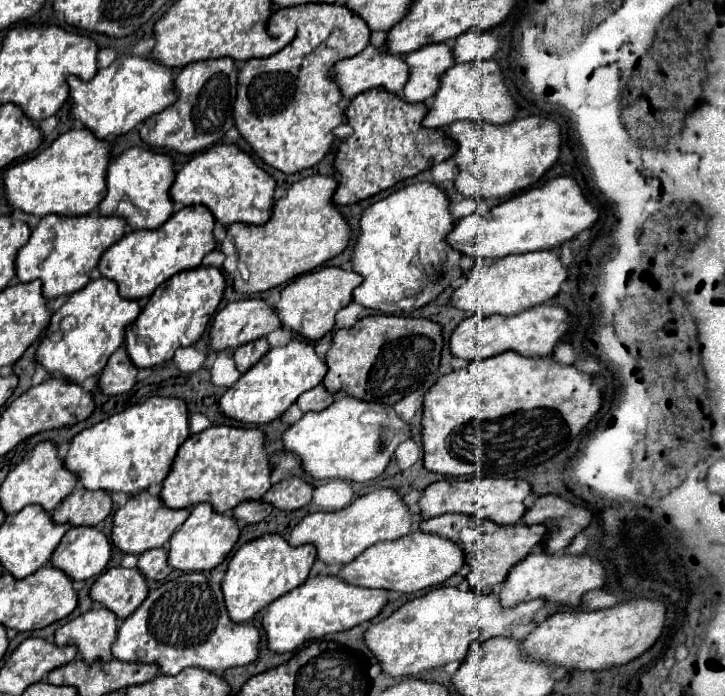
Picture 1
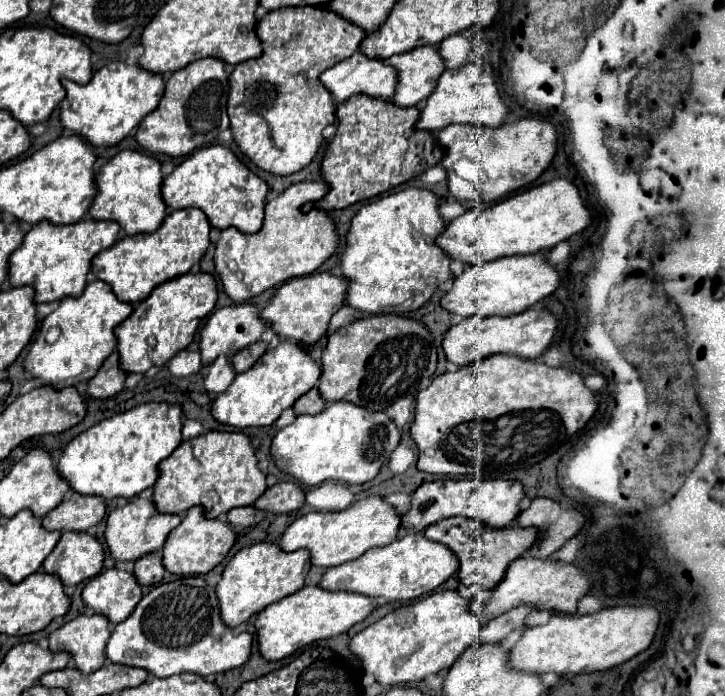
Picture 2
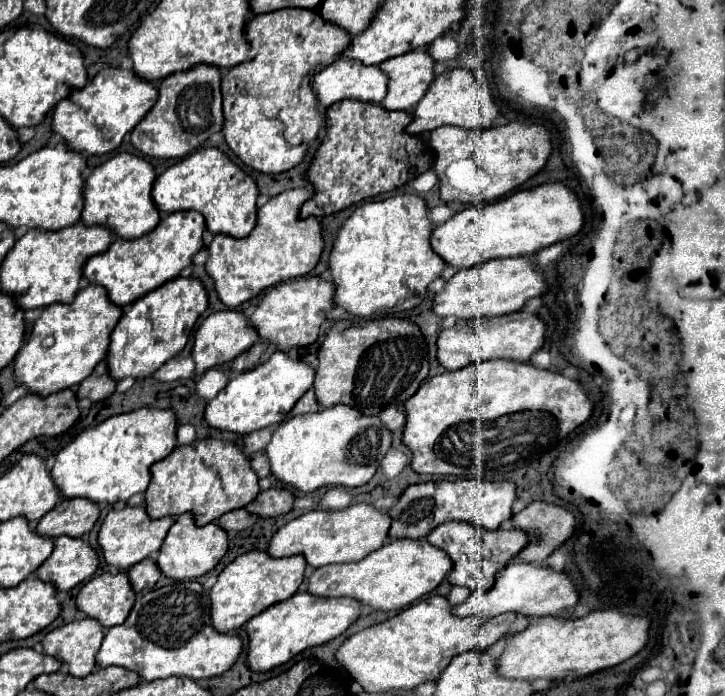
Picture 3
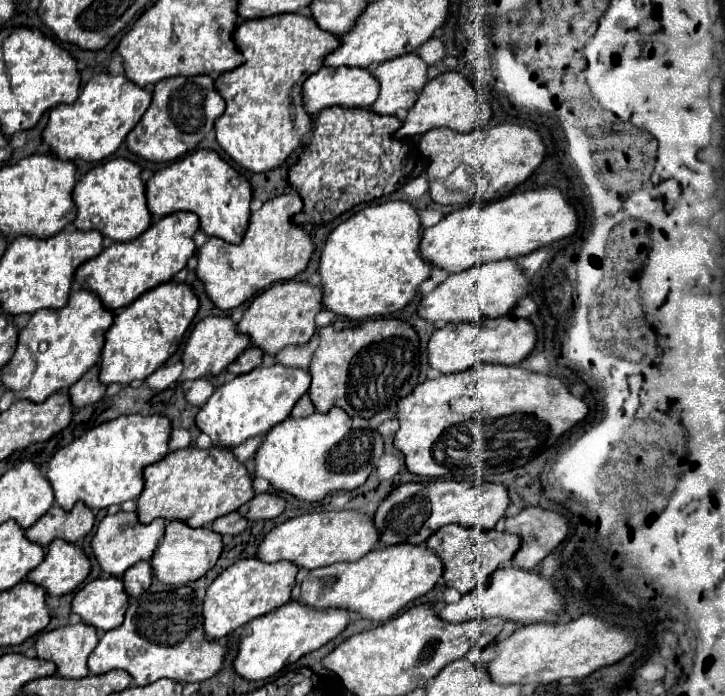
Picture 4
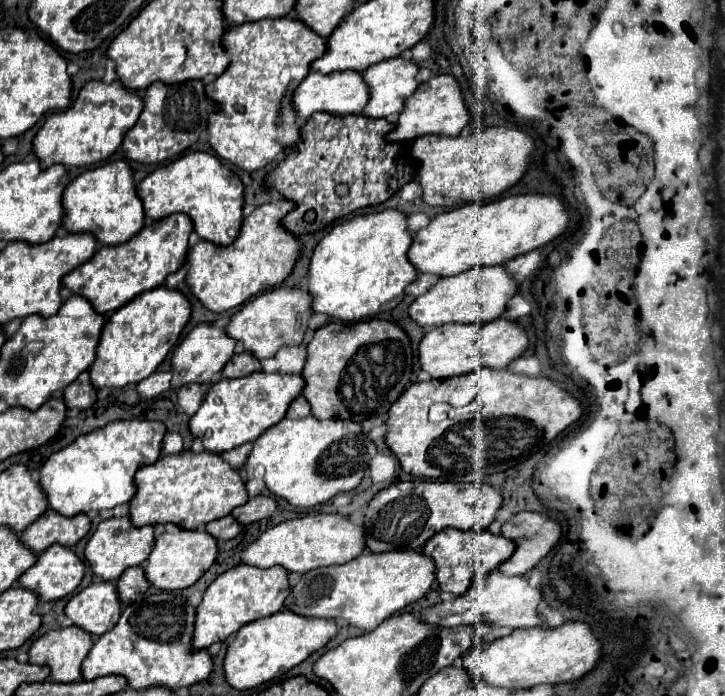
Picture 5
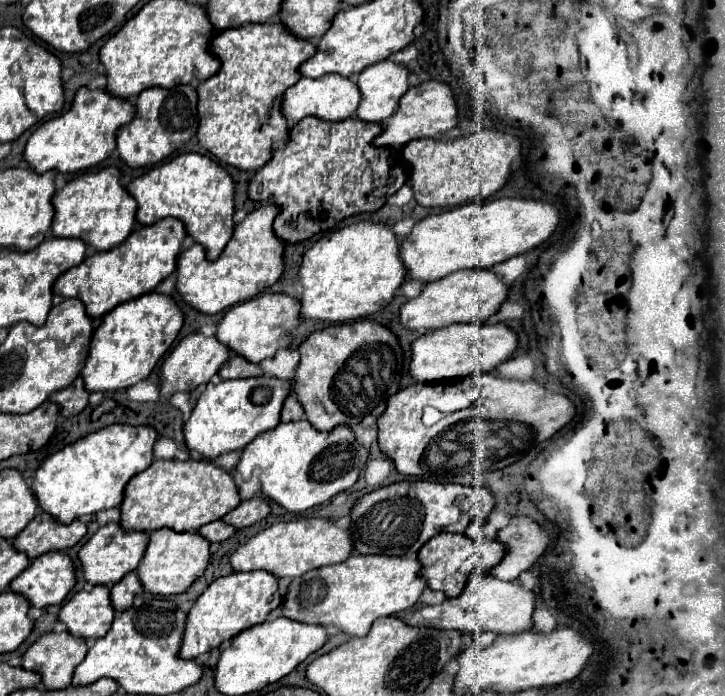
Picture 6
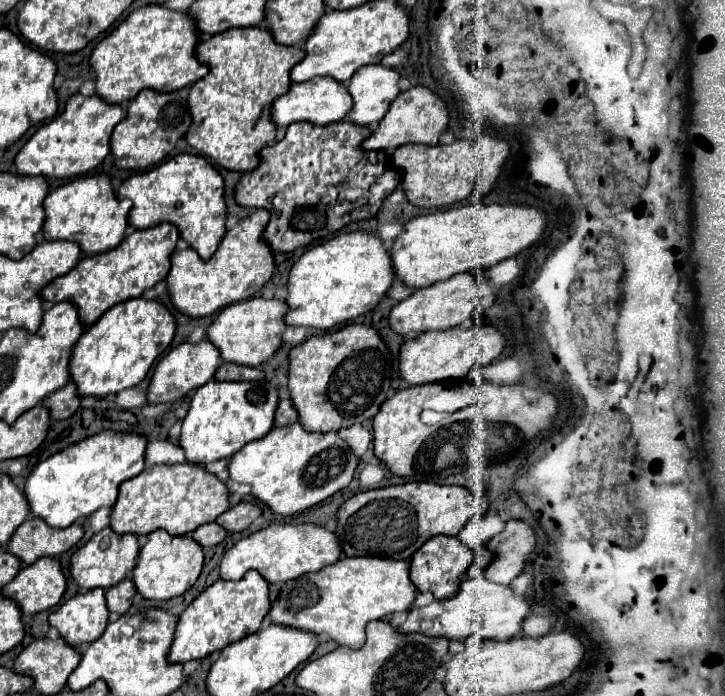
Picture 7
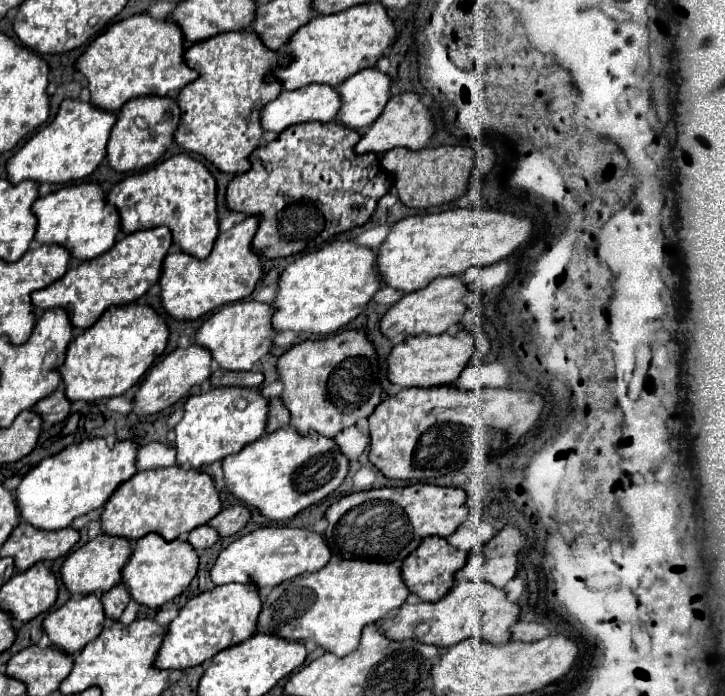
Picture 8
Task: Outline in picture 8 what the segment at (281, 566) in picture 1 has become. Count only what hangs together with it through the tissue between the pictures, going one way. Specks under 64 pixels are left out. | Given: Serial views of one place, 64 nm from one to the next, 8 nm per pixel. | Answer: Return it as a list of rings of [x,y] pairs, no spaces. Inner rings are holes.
[[[228,584],[194,596],[180,614],[170,622],[168,634],[160,646],[158,668],[190,668],[216,656],[220,650],[248,640],[256,632],[256,616],[260,616],[260,588],[256,584]]]

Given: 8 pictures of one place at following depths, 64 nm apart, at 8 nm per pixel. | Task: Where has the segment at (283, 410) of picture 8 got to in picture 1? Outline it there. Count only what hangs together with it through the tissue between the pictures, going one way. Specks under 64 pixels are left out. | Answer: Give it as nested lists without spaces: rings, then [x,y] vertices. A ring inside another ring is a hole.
[[[318,384],[316,388],[304,392],[304,394],[296,400],[296,404],[300,406],[302,412],[310,412],[310,410],[328,408],[328,404],[332,404],[336,398],[338,398],[338,394],[332,394],[332,392],[328,392],[322,384]]]

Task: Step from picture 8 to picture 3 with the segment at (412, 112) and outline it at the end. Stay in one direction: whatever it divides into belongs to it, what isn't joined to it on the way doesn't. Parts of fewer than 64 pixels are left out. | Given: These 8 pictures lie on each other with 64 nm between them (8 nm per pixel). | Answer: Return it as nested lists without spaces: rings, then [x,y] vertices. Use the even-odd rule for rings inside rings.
[[[456,68],[456,70],[448,70],[440,76],[436,76],[436,80],[428,88],[426,96],[414,108],[414,120],[408,126],[408,132],[426,134],[444,124],[460,126],[460,128],[468,128],[468,130],[482,130],[482,128],[492,128],[492,122],[498,116],[500,116],[500,108],[496,106],[496,102],[492,98],[488,80],[478,82],[470,68]]]

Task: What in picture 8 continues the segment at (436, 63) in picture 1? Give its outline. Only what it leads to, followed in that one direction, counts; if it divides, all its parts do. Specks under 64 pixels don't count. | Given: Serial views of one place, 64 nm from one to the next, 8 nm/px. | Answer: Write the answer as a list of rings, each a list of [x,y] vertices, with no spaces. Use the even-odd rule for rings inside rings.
[[[376,68],[360,70],[338,86],[344,100],[338,122],[354,130],[368,130],[390,100],[392,78]]]

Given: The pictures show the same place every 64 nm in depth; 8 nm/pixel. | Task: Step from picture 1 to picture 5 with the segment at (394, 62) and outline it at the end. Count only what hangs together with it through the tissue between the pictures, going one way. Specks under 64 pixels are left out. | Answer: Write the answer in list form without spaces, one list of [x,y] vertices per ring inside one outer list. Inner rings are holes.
[[[310,72],[304,82],[294,92],[294,108],[298,112],[300,122],[308,120],[314,112],[330,112],[330,114],[360,114],[370,100],[370,88],[364,84],[364,76],[358,72]]]

